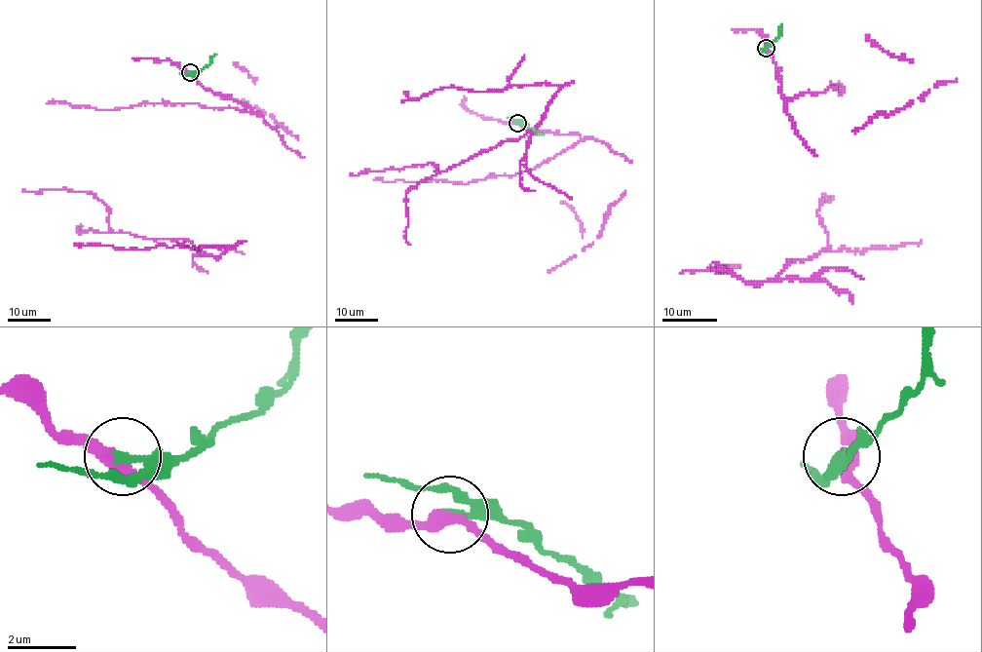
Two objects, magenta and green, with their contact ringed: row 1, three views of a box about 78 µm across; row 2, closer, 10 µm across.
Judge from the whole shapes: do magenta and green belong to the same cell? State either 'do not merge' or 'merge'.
do not merge

